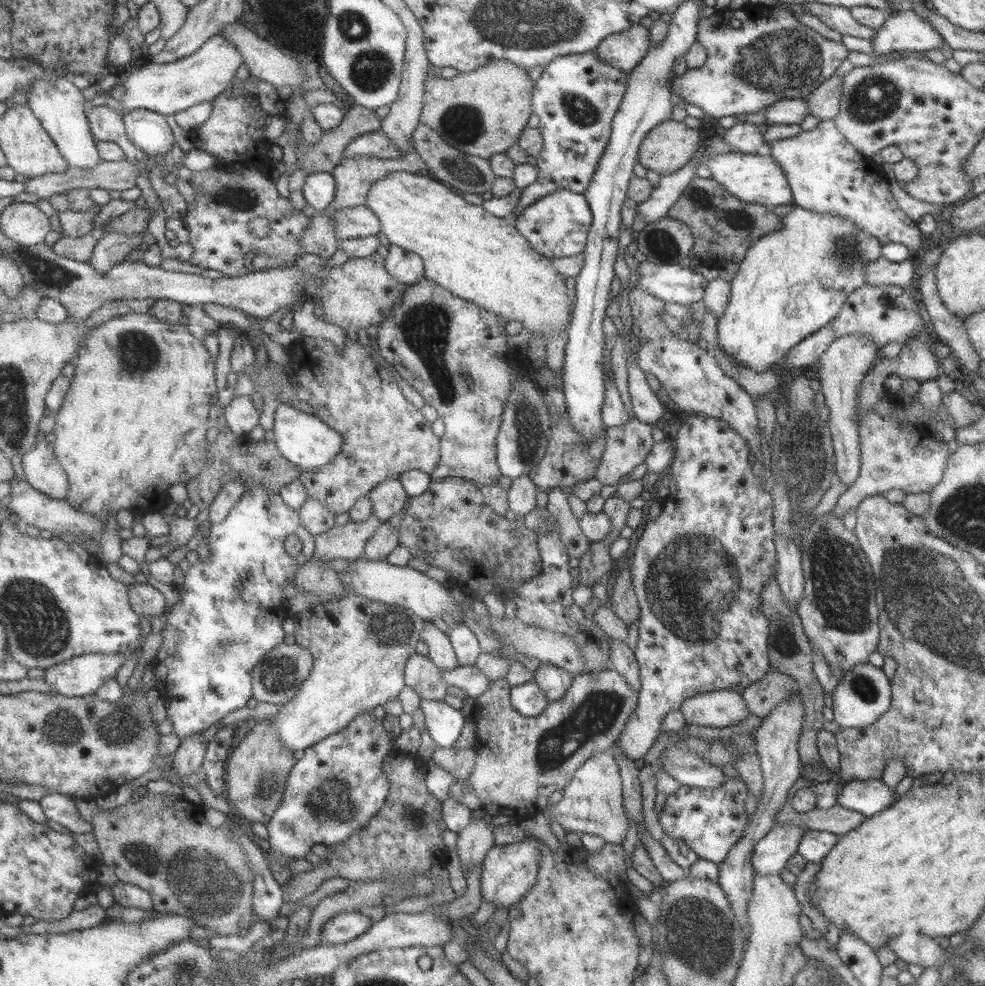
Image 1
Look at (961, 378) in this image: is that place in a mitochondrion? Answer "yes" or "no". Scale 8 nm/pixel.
no

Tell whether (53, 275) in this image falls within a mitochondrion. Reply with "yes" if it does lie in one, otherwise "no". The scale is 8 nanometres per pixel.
yes

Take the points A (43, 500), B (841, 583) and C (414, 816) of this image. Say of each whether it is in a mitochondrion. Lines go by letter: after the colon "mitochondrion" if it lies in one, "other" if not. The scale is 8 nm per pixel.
A: other
B: mitochondrion
C: mitochondrion

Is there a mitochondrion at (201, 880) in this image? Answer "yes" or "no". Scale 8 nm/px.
yes

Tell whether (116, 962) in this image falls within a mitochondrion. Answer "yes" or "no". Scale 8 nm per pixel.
no

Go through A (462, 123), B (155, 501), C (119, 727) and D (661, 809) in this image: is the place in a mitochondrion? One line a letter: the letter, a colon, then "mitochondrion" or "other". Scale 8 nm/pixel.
A: mitochondrion
B: other
C: mitochondrion
D: other

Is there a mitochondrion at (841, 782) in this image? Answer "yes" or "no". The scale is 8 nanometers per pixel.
no

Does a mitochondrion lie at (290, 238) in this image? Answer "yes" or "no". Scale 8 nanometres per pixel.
no

